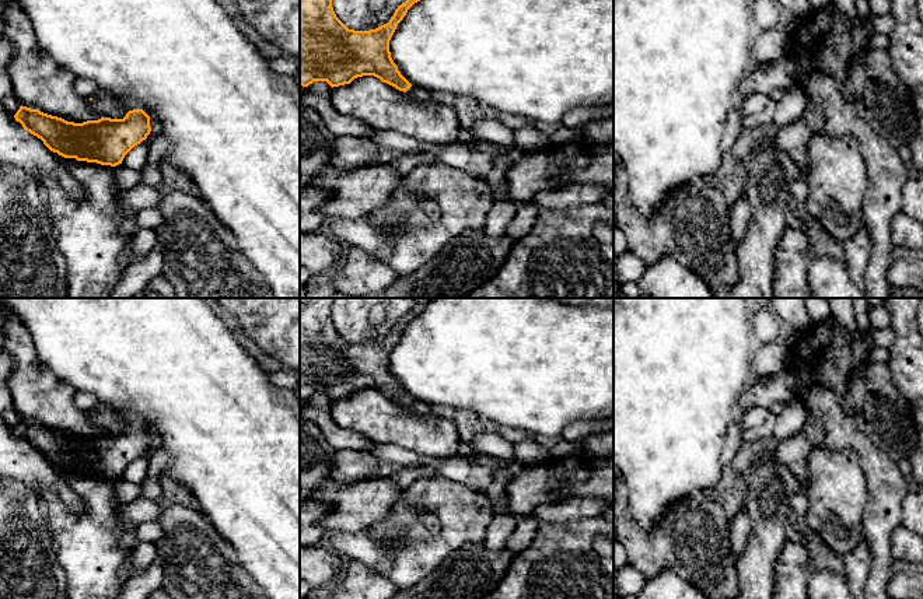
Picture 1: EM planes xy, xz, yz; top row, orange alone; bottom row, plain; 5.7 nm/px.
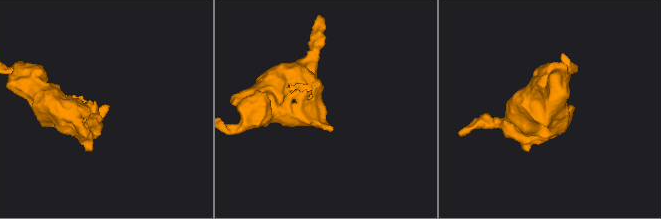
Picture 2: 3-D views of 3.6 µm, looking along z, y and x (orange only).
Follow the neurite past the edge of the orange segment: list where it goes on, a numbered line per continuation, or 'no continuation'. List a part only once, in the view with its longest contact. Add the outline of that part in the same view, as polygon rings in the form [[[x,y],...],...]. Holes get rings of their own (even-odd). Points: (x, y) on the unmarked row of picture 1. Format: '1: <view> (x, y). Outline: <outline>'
1: xy (107, 417). Outline: [[[97,404],[90,416],[92,427],[111,432],[123,432],[132,420],[127,413],[111,404]]]

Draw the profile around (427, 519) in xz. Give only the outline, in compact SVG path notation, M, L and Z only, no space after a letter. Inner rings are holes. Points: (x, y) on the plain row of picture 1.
M420 511L420 522L431 532L438 532L441 528L440 521L433 514L429 514L426 511Z

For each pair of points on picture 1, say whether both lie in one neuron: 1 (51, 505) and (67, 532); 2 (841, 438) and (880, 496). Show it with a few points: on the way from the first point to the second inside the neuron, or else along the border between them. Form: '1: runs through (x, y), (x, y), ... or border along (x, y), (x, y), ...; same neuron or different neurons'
1: runs through (56, 512), (66, 525); same neuron
2: runs through (857, 444), (878, 468), (880, 479); same neuron

